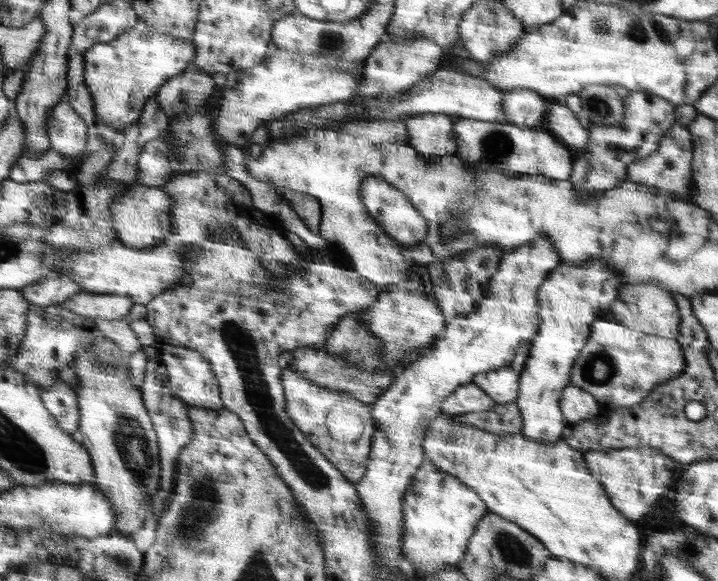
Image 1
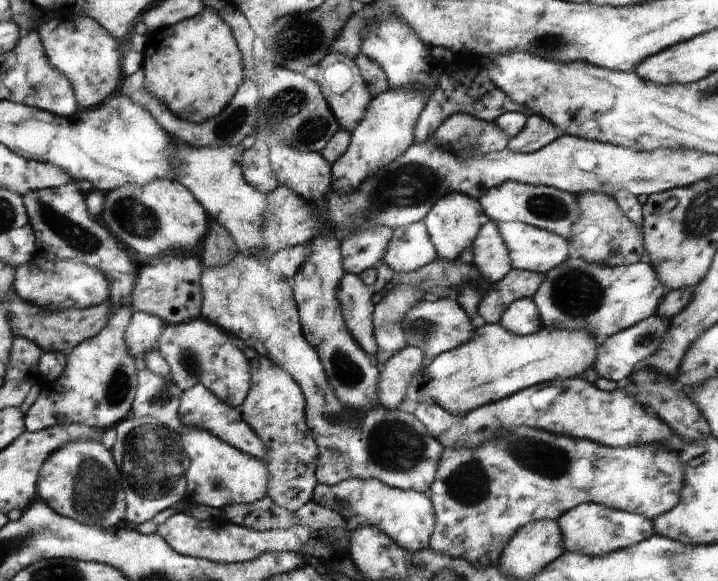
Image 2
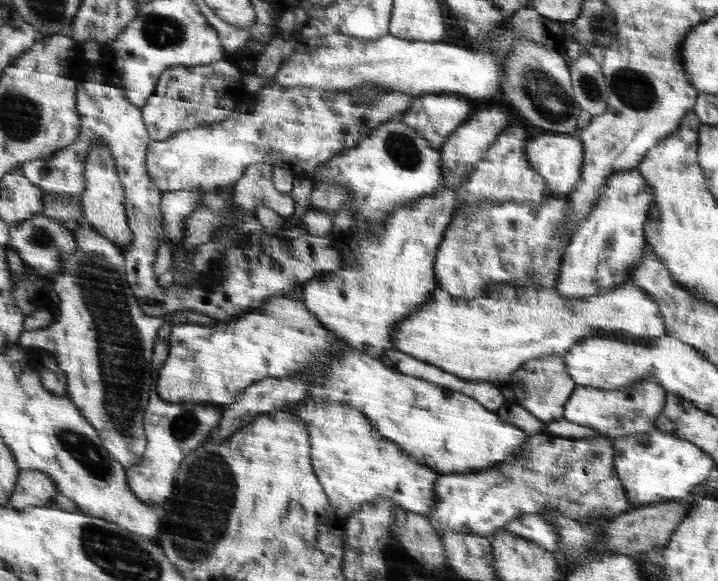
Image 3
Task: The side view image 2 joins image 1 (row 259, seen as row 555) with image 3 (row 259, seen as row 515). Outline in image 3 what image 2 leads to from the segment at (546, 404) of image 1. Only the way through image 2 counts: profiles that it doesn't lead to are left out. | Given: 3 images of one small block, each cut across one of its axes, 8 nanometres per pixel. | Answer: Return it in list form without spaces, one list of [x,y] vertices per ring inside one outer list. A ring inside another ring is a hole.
[[[638,168],[606,177],[594,209],[578,223],[562,256],[561,278],[554,290],[569,298],[590,297],[627,283],[627,274],[646,251],[644,226],[654,204],[652,187]]]

